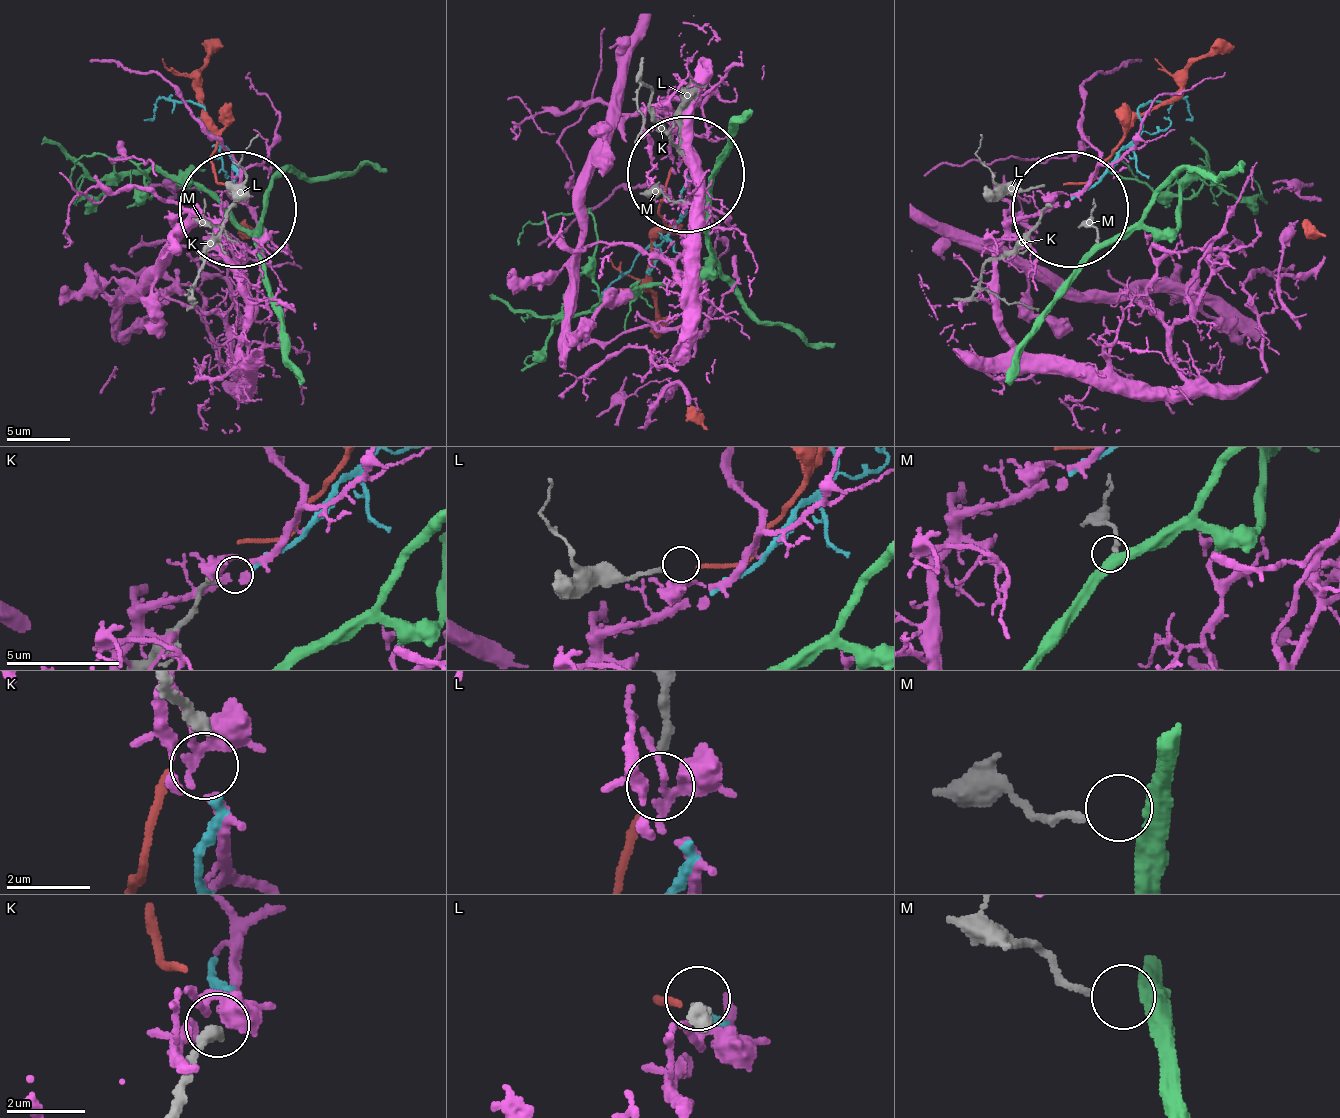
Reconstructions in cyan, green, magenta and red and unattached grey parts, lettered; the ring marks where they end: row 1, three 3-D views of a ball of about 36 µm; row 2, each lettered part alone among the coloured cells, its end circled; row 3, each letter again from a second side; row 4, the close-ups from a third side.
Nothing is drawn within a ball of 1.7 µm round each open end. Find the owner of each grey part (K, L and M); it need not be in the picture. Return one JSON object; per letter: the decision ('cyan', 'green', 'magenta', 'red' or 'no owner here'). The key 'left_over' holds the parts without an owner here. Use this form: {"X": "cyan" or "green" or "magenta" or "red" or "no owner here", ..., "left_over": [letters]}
{"K": "no owner here", "L": "red", "M": "green", "left_over": ["K"]}

